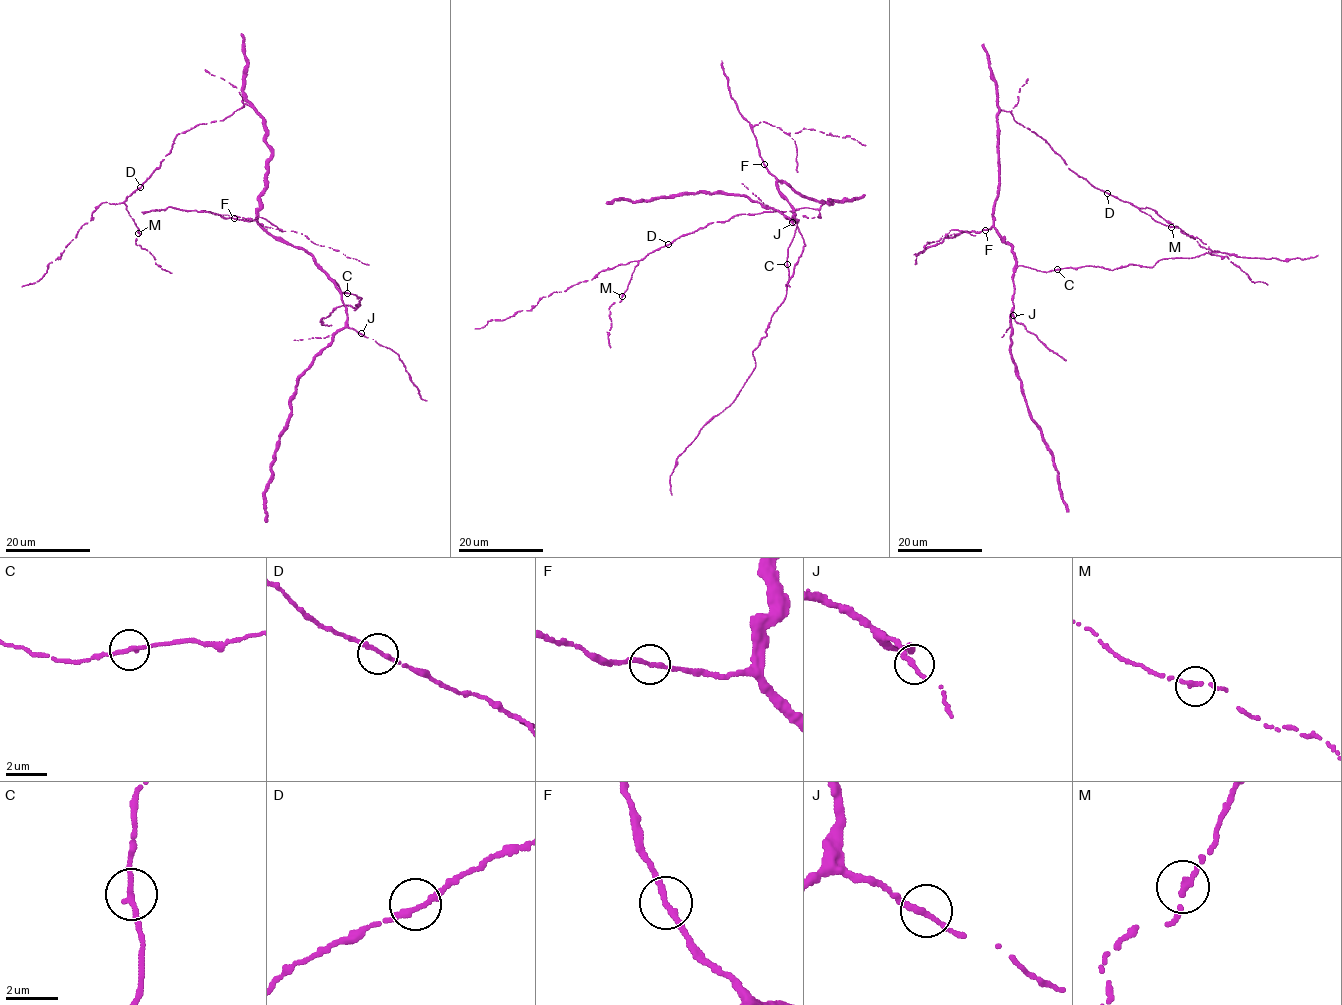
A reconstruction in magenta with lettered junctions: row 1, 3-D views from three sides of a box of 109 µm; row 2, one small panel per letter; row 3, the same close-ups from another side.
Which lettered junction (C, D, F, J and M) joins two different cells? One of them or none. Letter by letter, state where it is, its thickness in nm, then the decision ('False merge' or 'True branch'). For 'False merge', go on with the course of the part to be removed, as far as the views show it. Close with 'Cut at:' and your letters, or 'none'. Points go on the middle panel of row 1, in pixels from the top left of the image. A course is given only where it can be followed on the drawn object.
C: Place: (787, 264). Thickness 240 nm. True branch
D: Place: (668, 244). Thickness 240 nm. True branch
F: Place: (764, 164). Thickness 240 nm. True branch
J: Place: (792, 222). Thickness 240 nm. True branch
M: Place: (622, 296). Thickness 240 nm. True branch
Cut at: none

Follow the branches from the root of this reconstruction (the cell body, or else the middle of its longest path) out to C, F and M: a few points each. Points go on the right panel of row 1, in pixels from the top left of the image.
C: (999, 170), (999, 192), (994, 204), (993, 226), (1001, 238), (1010, 243), (1017, 267), (1045, 272), (1057, 269)
F: (999, 170), (994, 222), (992, 227), (985, 230)
M: (999, 170), (996, 118), (1000, 110), (1010, 111), (1016, 122), (1045, 139), (1077, 175), (1171, 227)

